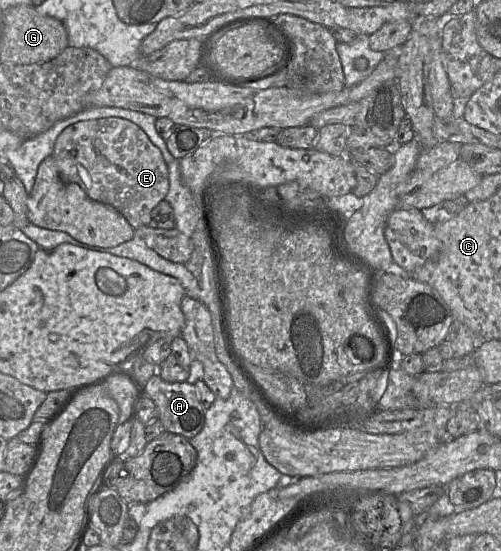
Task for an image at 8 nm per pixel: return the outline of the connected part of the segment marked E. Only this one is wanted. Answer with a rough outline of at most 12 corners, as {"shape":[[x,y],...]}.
{"shape":[[120,117],[80,121],[52,154],[65,183],[137,229],[169,191],[161,151]]}

